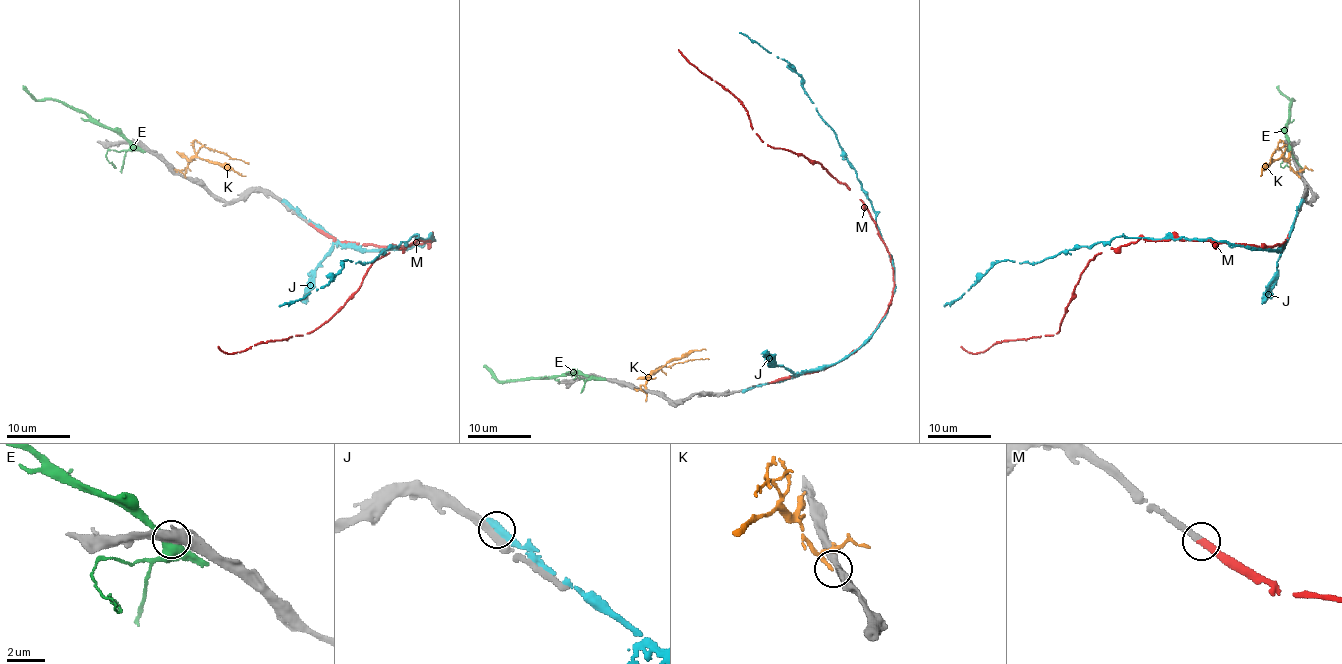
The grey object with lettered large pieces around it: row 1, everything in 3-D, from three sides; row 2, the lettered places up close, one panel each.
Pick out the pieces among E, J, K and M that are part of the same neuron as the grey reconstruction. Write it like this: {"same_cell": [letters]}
{"same_cell": ["M"]}

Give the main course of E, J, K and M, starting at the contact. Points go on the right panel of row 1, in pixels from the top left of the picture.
E: (1288, 143), (1285, 130), (1292, 100), (1277, 86)
J: (1301, 203), (1277, 249), (1249, 249), (1204, 238), (1120, 235), (1039, 262), (999, 260), (943, 307)
K: (1300, 178), (1277, 146), (1271, 155), (1271, 163)
M: (1293, 224), (1284, 243), (1260, 248), (1121, 245), (1088, 264), (1056, 334), (980, 353), (961, 346)

